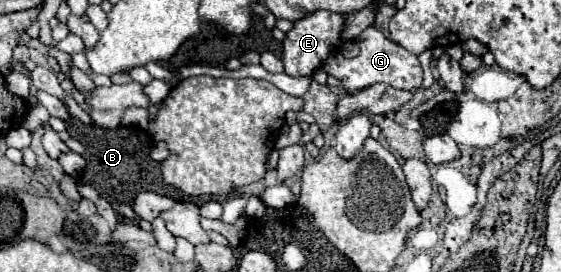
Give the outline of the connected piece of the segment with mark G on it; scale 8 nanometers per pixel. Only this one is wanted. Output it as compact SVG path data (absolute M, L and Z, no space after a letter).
M370 26L360 34L356 42L360 47L360 54L356 58L346 58L341 53L334 52L334 54L330 54L330 58L326 58L326 62L322 62L322 70L330 76L336 76L346 94L354 94L354 92L364 90L364 88L372 86L376 82L384 82L392 88L410 90L410 92L420 88L420 84L422 84L422 66L420 66L418 58L414 54L410 54L408 50L404 50L402 46L398 46L396 42L388 40L384 36L384 32Z

